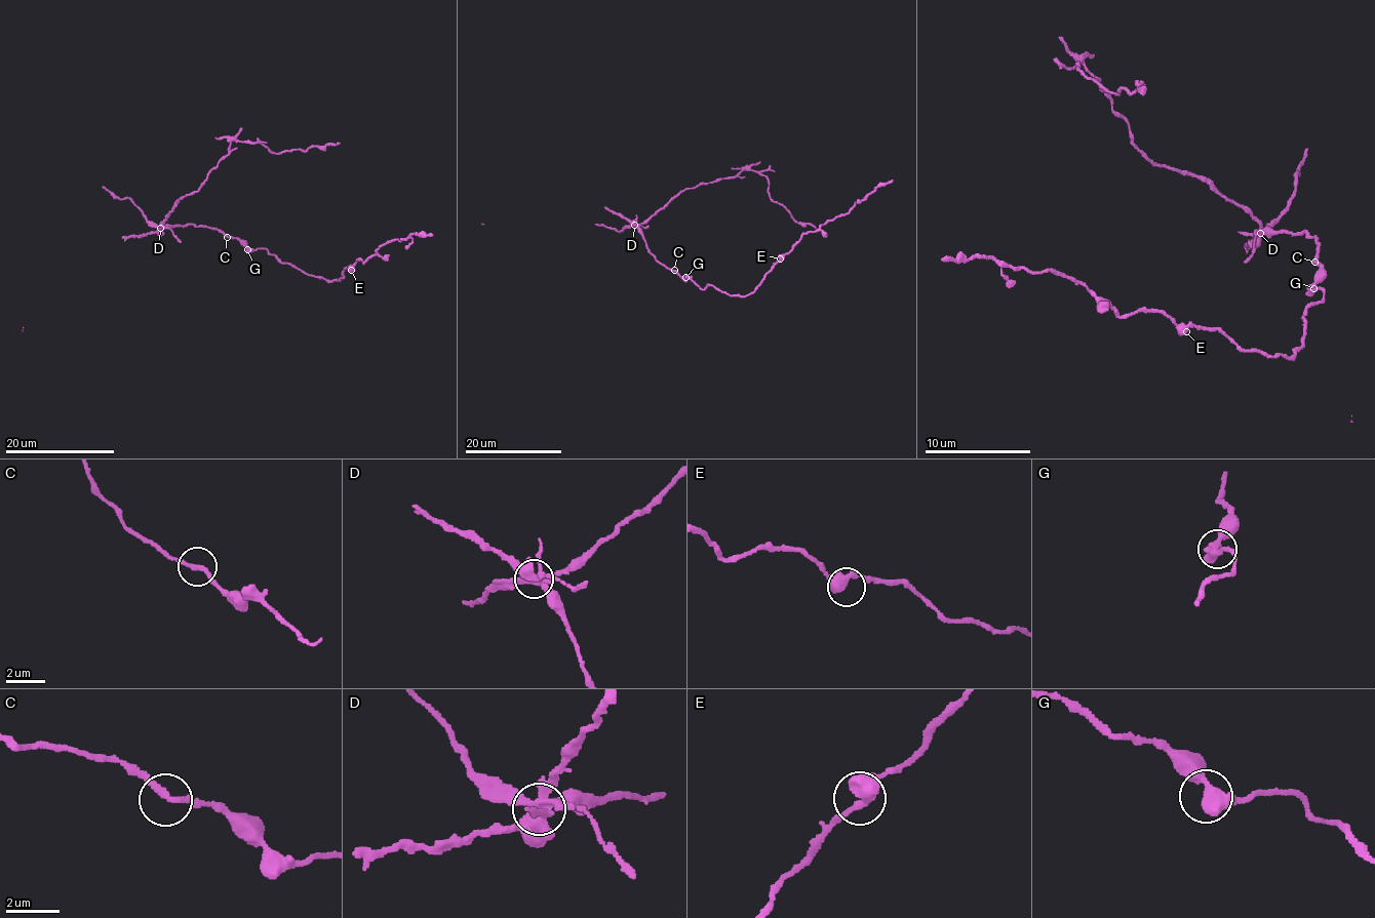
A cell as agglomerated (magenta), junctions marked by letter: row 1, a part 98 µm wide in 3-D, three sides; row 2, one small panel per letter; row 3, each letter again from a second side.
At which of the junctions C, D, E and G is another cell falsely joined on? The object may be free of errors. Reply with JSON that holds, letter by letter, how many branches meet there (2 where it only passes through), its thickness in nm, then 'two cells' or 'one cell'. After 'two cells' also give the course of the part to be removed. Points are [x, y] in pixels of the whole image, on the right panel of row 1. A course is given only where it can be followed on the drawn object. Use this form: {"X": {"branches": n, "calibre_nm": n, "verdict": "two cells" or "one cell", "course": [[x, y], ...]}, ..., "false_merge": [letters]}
{"C": {"branches": 2, "calibre_nm": 220, "verdict": "one cell"}, "D": {"branches": 7, "calibre_nm": 400, "verdict": "two cells", "course": [[1260, 233], [1207, 182], [1149, 160], [1095, 76], [1083, 61], [1075, 65], [1117, 92], [1135, 93], [1141, 81]]}, "E": {"branches": 2, "calibre_nm": 500, "verdict": "one cell"}, "G": {"branches": 3, "calibre_nm": 380, "verdict": "one cell"}, "false_merge": ["D"]}

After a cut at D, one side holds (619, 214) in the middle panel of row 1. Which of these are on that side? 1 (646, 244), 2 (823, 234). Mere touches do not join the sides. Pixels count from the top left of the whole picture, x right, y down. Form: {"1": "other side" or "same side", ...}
{"1": "other side", "2": "other side"}

